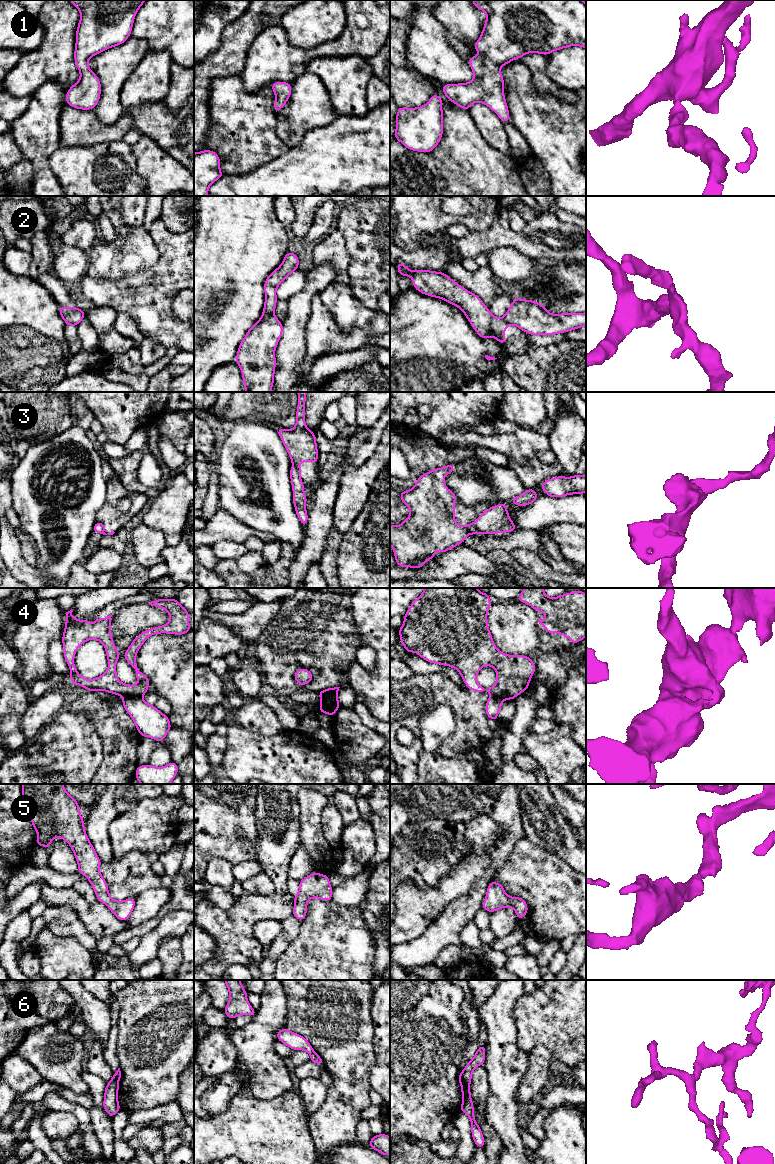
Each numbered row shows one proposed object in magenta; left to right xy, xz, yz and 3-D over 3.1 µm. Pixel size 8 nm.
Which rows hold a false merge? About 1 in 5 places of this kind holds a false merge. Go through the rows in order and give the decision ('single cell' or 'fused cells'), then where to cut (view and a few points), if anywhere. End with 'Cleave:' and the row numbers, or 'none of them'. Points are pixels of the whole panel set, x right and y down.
1: single cell | no cut
2: fused cells | xz (273, 312), (262, 315)
3: fused cells | yz (472, 523), (468, 532)
4: fused cells | xy (141, 696), (125, 696), (123, 698)
5: single cell | no cut
6: fused cells | yz (461, 1072), (462, 1079), (468, 1086)
Cleave: 2, 3, 4, 6

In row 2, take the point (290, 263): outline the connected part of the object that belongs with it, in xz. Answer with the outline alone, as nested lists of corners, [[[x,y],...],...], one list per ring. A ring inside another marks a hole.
[[[288,251],[284,256],[281,265],[276,268],[264,282],[265,302],[262,315],[268,316],[273,314],[276,308],[278,286],[296,269],[299,268],[298,256]]]

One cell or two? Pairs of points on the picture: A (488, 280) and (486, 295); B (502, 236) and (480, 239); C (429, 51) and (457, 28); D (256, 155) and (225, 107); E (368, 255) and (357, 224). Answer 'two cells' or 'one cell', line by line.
A: one cell
B: one cell
C: two cells
D: one cell
E: one cell

